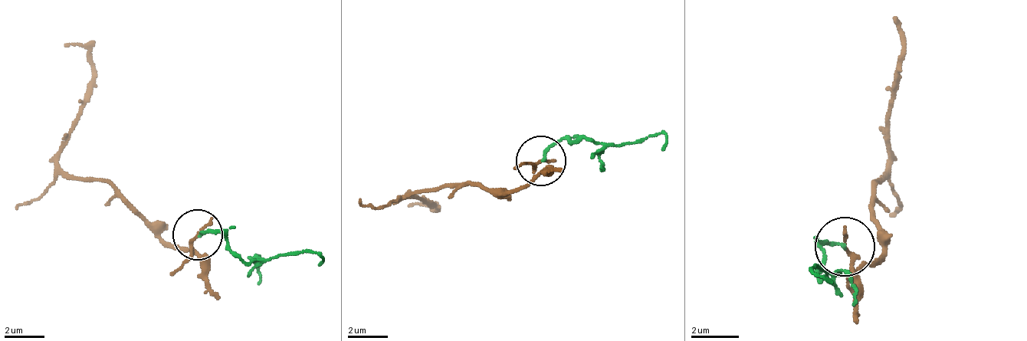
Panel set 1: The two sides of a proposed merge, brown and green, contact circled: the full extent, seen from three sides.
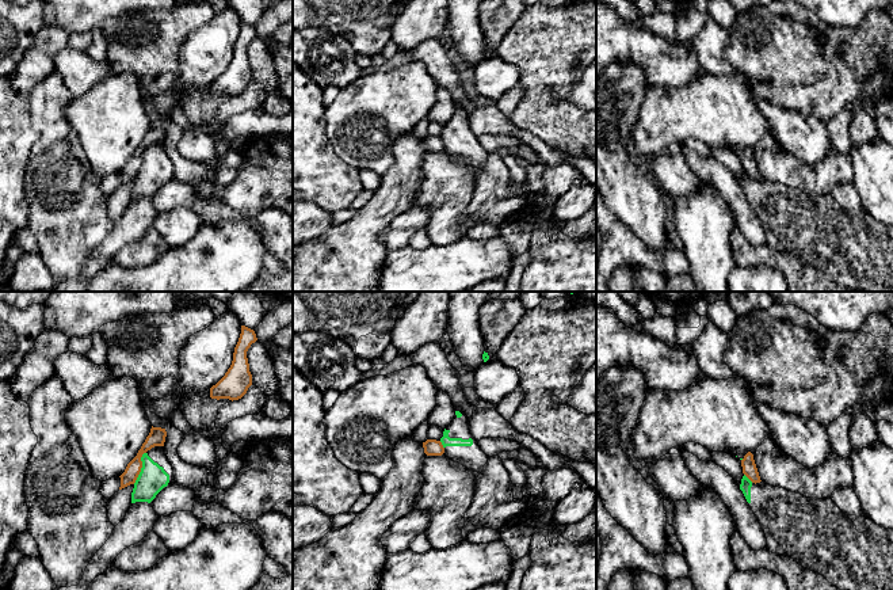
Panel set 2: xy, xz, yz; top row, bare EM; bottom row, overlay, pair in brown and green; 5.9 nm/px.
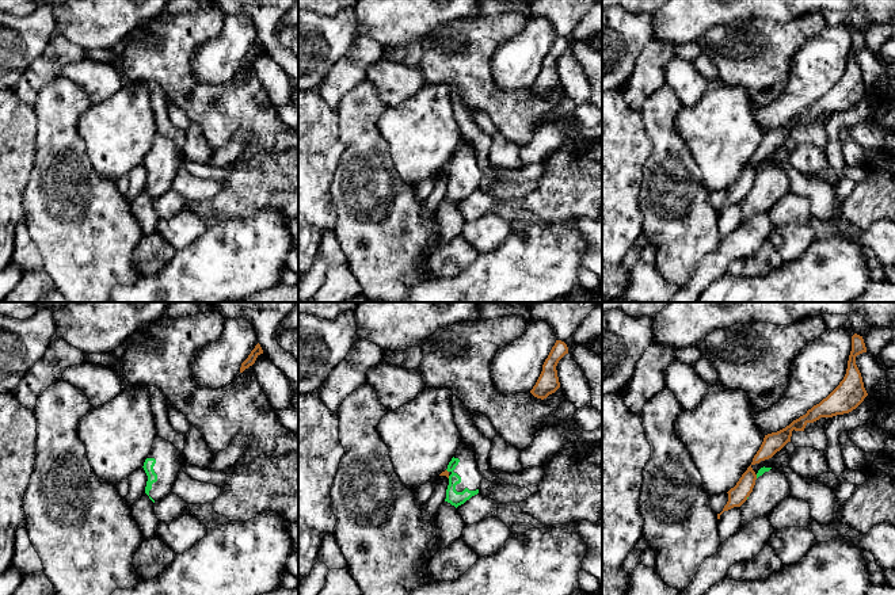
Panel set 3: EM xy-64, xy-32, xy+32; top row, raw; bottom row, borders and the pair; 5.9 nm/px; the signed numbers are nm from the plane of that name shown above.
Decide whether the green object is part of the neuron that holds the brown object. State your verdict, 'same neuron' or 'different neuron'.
different neuron

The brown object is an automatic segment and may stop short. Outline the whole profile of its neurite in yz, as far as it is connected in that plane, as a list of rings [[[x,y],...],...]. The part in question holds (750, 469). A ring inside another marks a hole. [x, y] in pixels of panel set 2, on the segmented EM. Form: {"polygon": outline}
{"polygon": [[[748,452],[744,458],[741,460],[743,473],[752,481],[752,483],[760,483],[760,476],[753,460],[753,454]]]}

